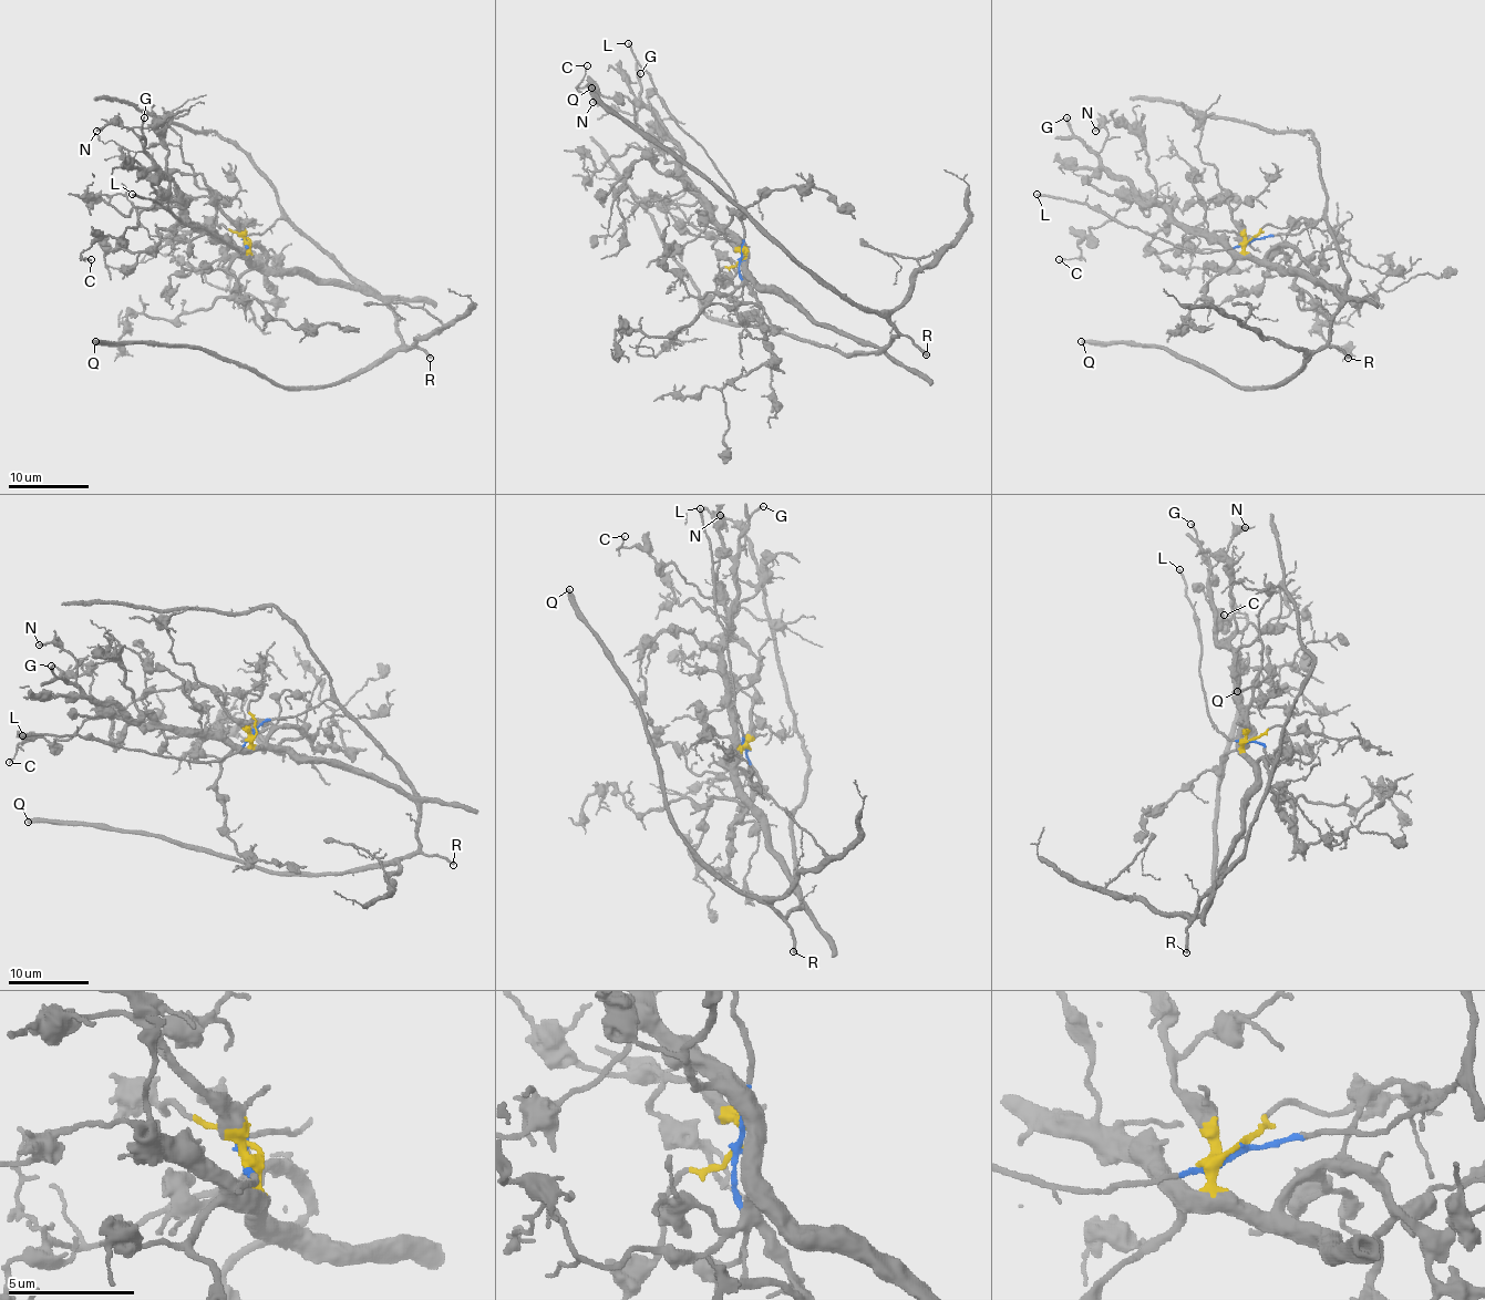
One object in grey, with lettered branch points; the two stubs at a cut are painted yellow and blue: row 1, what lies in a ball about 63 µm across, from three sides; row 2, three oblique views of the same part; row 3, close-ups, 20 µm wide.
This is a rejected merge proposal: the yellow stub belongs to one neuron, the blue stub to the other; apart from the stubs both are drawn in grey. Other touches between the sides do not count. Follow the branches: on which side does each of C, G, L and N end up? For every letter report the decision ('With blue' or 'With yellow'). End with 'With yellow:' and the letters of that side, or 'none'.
C: With yellow
G: With yellow
L: With blue
N: With yellow
With yellow: C, G, N

